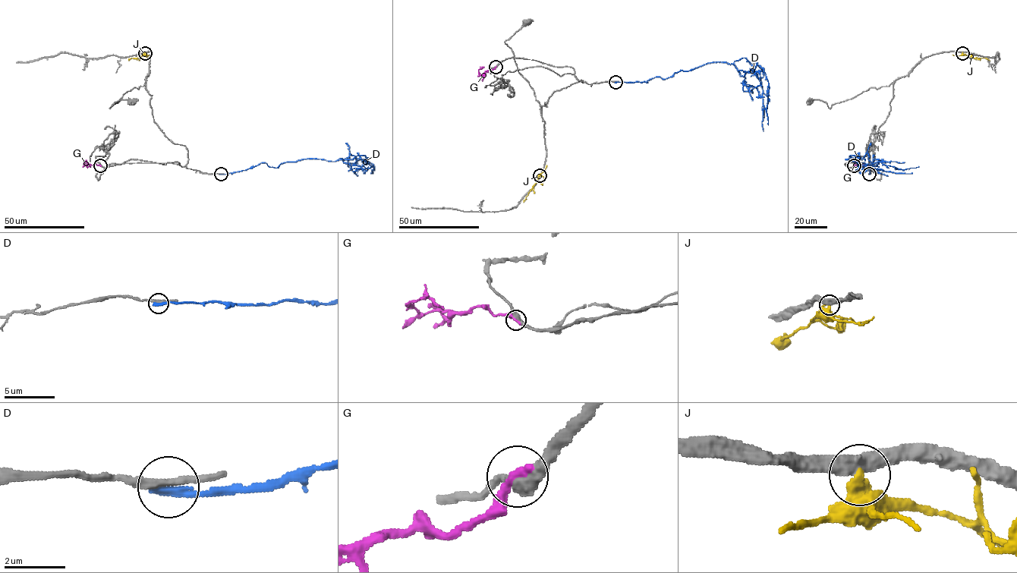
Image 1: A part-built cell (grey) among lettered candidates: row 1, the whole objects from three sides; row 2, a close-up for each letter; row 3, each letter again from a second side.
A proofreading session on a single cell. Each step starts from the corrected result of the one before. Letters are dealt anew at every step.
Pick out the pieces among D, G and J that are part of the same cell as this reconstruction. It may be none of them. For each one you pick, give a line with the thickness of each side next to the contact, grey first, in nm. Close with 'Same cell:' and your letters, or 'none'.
Same cell: none

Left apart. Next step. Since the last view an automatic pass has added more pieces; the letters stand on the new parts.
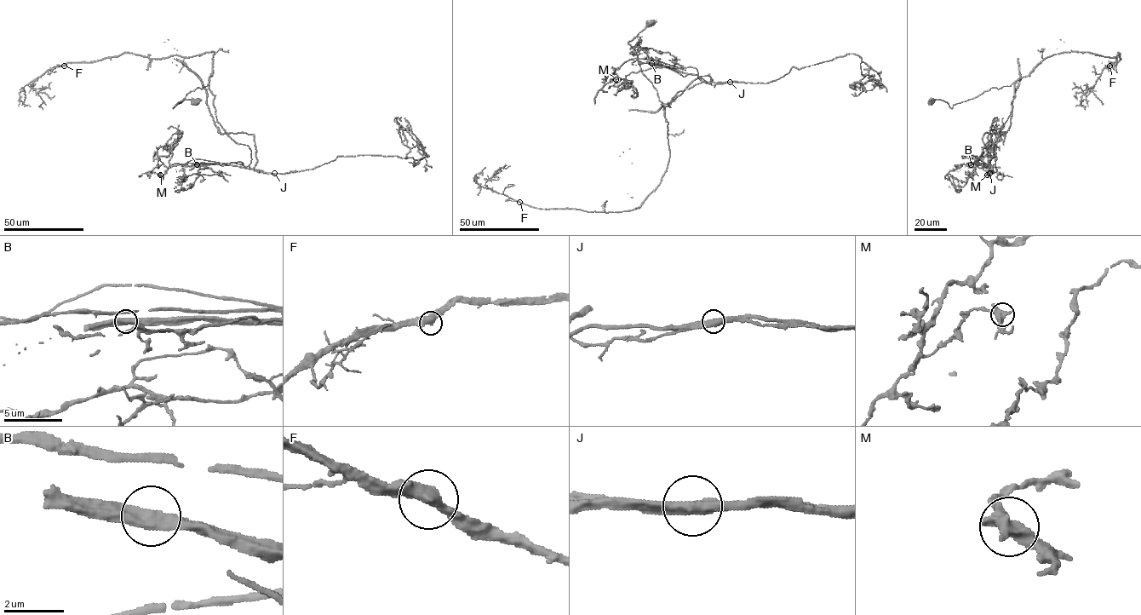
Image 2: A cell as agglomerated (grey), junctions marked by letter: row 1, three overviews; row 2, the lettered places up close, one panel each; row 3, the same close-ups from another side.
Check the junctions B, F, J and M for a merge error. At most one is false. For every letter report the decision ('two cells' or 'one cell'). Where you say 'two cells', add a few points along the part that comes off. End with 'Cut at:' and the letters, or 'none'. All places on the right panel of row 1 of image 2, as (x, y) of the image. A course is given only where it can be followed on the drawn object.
B: one cell
F: one cell
J: two cells; foreign part runs (989, 174), (983, 135), (1006, 134), (1010, 124), (1020, 77), (1018, 59), (1071, 50), (1105, 66)
M: one cell
Cut at: J

